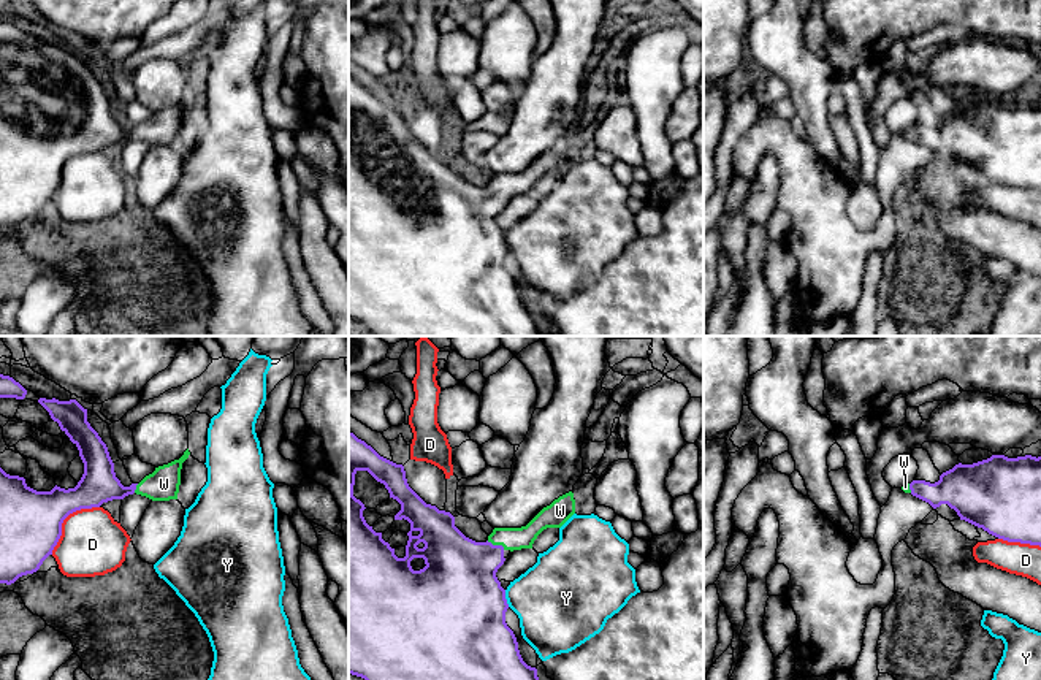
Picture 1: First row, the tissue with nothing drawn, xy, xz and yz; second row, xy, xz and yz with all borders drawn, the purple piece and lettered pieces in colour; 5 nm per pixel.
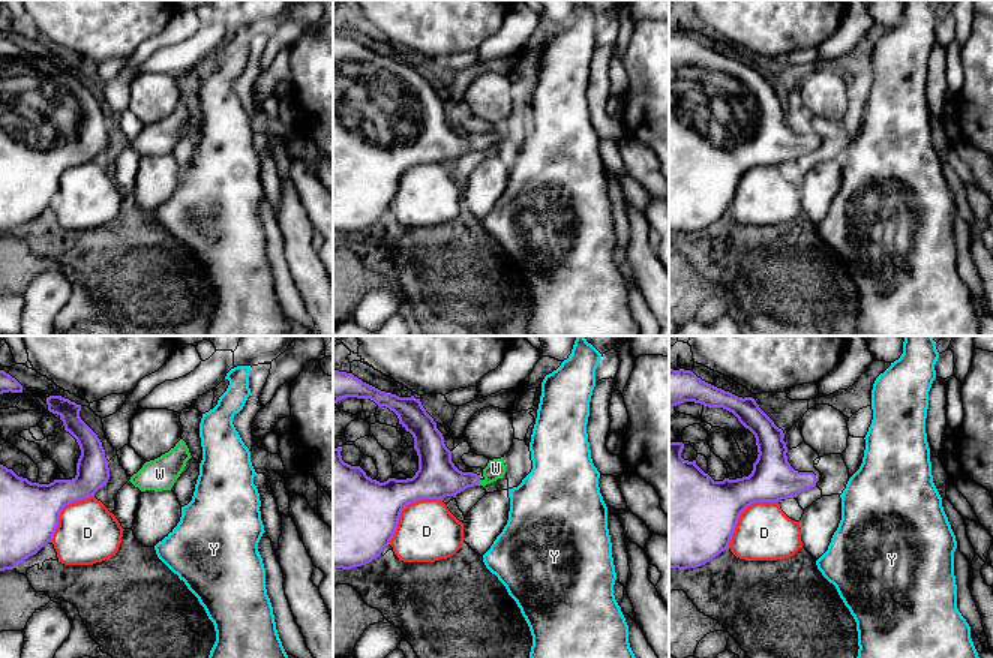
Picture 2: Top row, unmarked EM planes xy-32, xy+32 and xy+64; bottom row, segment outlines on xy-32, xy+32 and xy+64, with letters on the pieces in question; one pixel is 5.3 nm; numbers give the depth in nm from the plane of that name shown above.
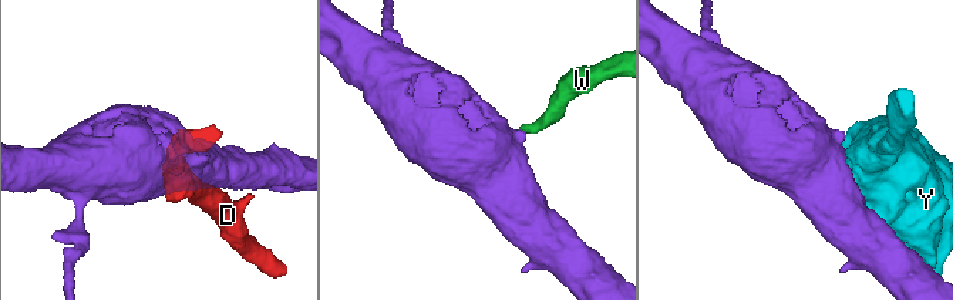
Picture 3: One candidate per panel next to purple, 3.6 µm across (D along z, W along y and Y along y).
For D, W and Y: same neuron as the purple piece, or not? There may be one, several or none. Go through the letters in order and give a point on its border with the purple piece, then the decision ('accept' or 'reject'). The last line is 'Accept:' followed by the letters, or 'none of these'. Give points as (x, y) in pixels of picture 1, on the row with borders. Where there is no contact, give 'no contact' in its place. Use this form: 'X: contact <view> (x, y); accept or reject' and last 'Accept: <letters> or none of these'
D: contact xy (64, 519); reject
W: contact xz (496, 546); accept
Y: contact xz (504, 598); reject
Accept: W

